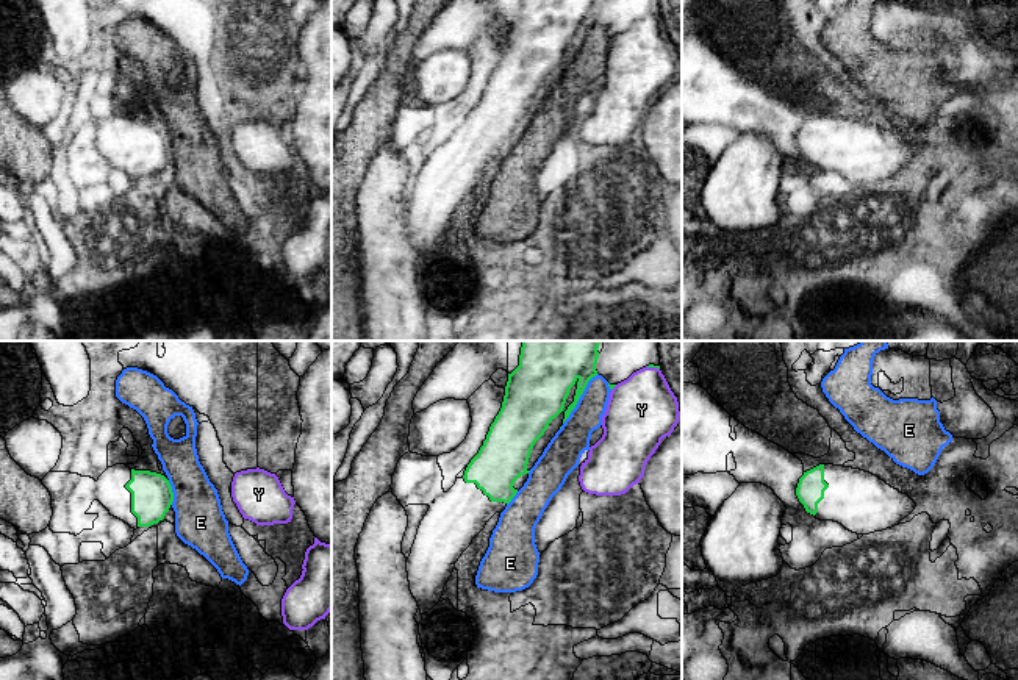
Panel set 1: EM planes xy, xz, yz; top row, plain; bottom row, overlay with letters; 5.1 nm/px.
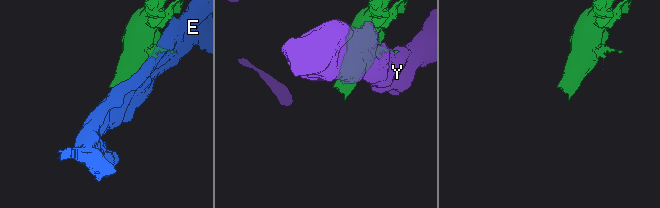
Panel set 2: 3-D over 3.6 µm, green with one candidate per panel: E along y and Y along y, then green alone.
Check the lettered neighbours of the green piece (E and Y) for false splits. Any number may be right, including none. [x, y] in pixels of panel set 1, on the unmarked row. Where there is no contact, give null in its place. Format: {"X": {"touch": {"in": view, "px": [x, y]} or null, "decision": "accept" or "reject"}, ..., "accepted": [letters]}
{"E": {"touch": {"in": "xz", "px": [579, 47]}, "decision": "reject"}, "Y": {"touch": {"in": "xz", "px": [652, 16]}, "decision": "reject"}, "accepted": []}

